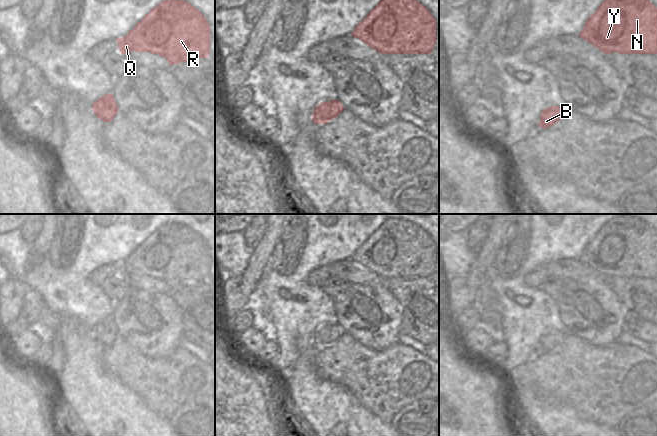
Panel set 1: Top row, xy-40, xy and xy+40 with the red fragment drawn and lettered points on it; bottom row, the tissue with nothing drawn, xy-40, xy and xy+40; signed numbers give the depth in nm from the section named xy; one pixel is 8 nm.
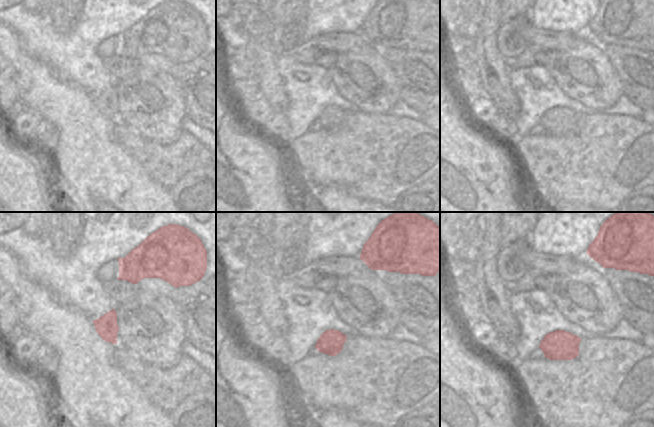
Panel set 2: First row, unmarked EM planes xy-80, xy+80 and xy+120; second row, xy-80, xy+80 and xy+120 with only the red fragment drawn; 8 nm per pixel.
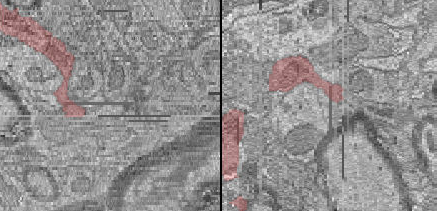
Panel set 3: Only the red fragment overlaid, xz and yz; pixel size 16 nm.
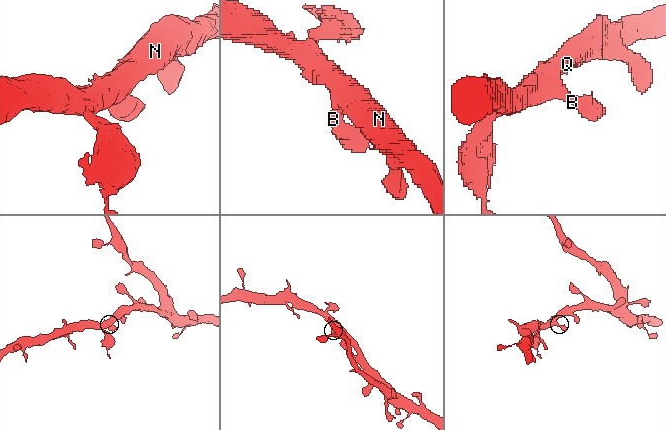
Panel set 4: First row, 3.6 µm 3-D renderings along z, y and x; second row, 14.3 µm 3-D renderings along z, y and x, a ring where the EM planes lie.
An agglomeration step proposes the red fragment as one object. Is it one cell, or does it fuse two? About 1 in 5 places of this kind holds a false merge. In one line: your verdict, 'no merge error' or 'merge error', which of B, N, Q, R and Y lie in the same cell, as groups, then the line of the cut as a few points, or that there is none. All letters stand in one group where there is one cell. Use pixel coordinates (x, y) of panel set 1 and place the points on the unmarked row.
no merge error; B N Q R Y; no cut

